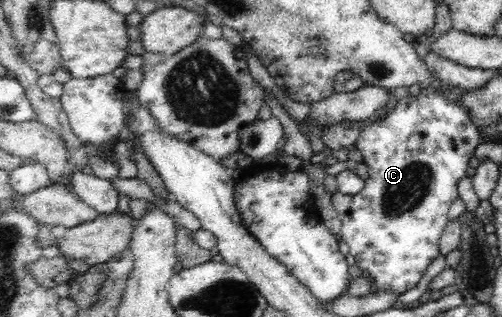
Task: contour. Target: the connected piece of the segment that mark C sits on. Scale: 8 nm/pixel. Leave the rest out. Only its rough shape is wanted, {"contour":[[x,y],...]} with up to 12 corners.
{"contour":[[432,88],[366,123],[360,193],[332,194],[345,252],[380,291],[438,257],[486,143]]}

